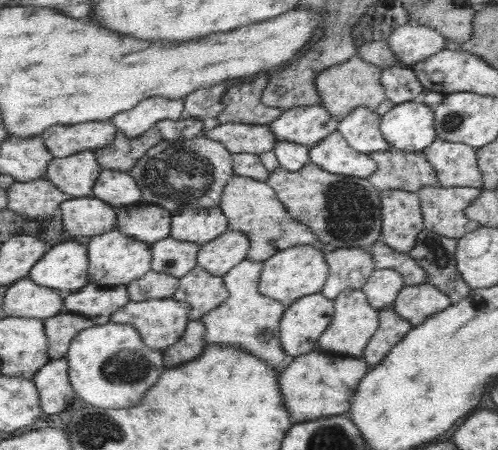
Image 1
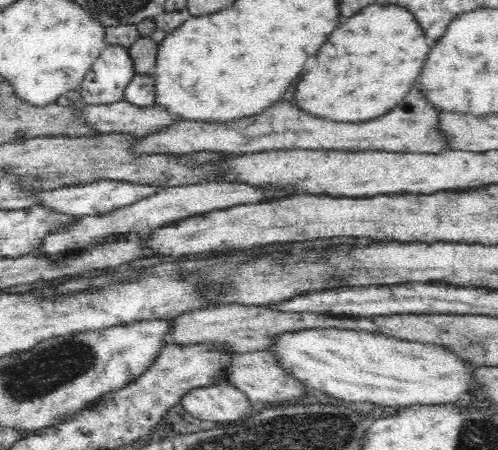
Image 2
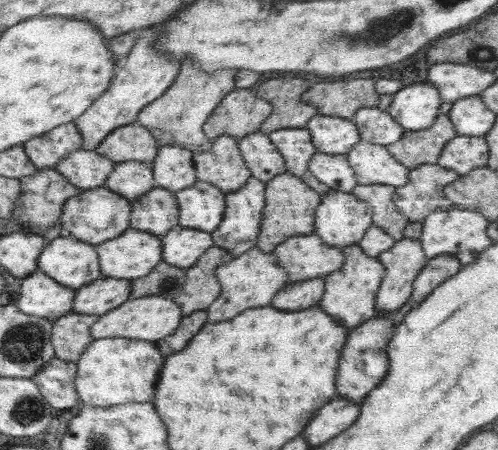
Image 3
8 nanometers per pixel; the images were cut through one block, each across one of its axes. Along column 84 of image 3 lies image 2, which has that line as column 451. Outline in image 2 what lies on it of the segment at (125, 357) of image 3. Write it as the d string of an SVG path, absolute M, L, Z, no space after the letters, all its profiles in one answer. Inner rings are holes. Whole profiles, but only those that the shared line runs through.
M306 330L298 334L284 334L278 342L276 354L280 354L282 364L290 374L298 376L312 388L324 390L324 394L334 398L344 398L348 402L364 402L376 406L410 406L410 404L444 404L458 402L460 396L470 388L470 370L468 362L462 362L454 354L436 348L422 346L416 342L402 342L396 338L384 338L368 332L352 330Z

